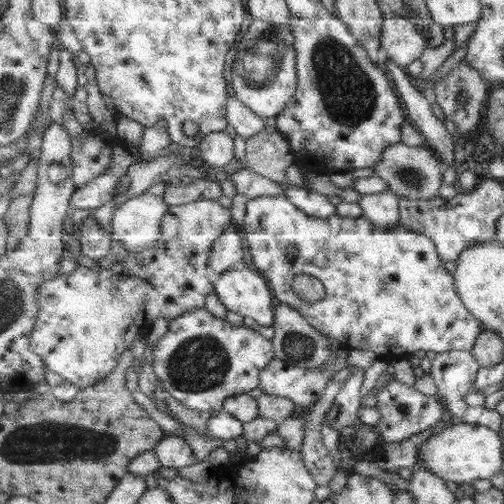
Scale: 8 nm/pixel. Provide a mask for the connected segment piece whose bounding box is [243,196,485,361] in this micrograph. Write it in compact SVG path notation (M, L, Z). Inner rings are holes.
M262 197L257 199L251 199L246 203L246 218L244 220L244 237L247 240L249 251L253 258L257 270L259 270L265 277L270 288L275 293L275 297L279 300L279 303L290 304L293 308L299 309L299 312L306 316L306 319L315 328L318 328L322 333L335 338L340 343L342 348L370 350L377 354L378 357L383 357L387 361L401 360L409 358L415 352L419 350L435 353L446 353L449 351L471 351L477 342L478 335L481 335L485 330L481 328L481 321L469 311L467 305L463 303L462 297L459 295L458 288L456 288L456 278L452 272L447 272L445 268L445 261L441 259L439 251L437 251L437 245L435 241L426 234L419 234L415 231L410 232L407 228L401 224L394 227L375 227L375 224L367 218L358 217L343 217L340 215L334 215L330 218L317 218L310 216L300 210L297 205L293 204L291 200L286 197ZM293 246L297 252L295 256L287 258L287 249ZM297 274L310 274L315 276L318 280L323 282L326 289L326 298L319 303L309 304L301 300L295 295L293 291L294 278Z

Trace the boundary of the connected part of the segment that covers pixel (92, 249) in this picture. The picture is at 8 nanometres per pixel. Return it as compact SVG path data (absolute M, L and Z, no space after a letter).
M92 217L84 222L78 231L82 254L94 261L109 254L114 236L99 226Z

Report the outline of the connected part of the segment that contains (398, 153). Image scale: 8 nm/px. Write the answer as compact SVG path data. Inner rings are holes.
M402 143L386 150L384 162L374 167L374 170L375 176L385 180L390 185L390 191L402 196L402 199L435 200L440 199L439 190L444 184L441 163L437 154L428 146L411 147Z

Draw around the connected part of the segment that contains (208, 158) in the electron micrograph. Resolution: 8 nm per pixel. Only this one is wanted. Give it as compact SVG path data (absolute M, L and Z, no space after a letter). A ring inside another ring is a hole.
M211 132L203 138L200 148L202 159L211 167L231 164L235 159L235 142L233 136L223 132Z

